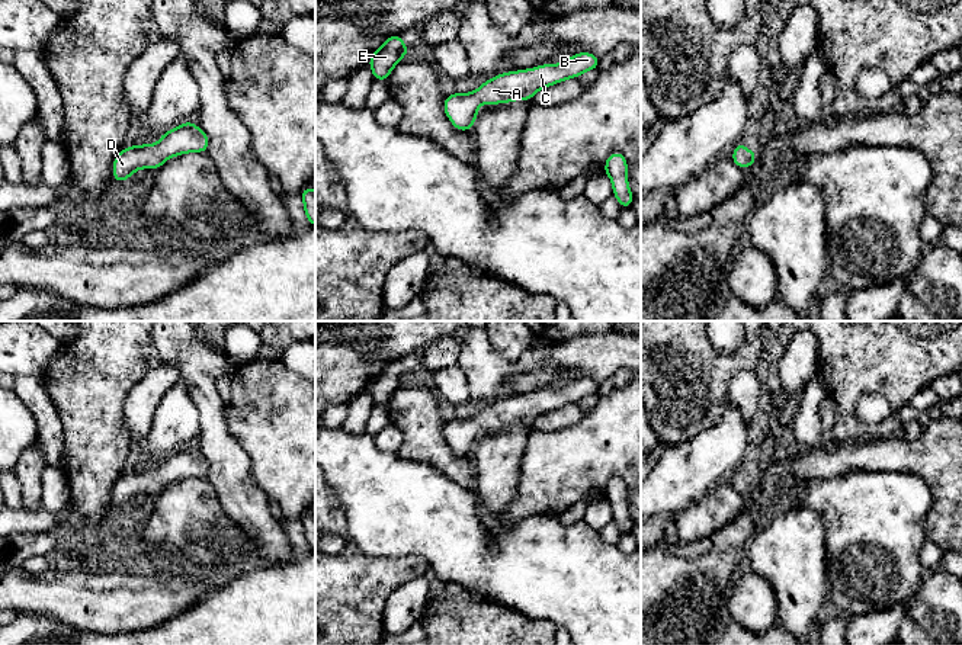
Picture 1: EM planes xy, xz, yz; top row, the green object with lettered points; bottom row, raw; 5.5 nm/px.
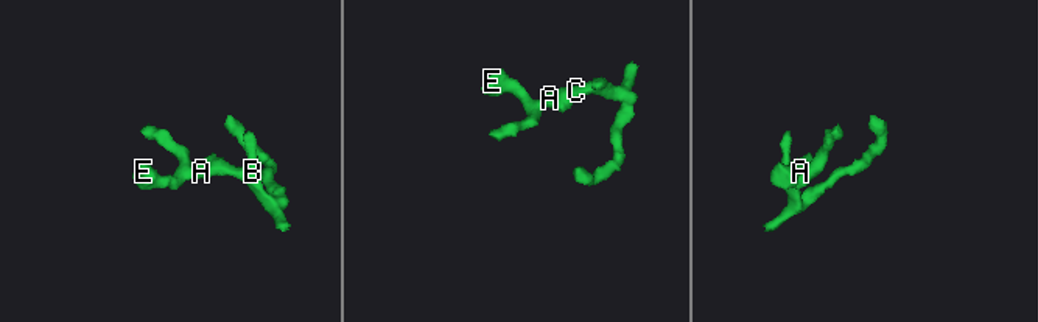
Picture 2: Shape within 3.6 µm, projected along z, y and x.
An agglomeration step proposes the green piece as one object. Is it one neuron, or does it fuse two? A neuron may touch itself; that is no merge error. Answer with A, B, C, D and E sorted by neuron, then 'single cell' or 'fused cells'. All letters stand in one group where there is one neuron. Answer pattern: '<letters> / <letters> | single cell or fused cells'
A B C D E | single cell

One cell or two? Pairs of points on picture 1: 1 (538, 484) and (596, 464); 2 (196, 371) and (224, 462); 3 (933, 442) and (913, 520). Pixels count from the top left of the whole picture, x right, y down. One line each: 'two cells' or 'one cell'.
1: one cell
2: one cell
3: two cells

